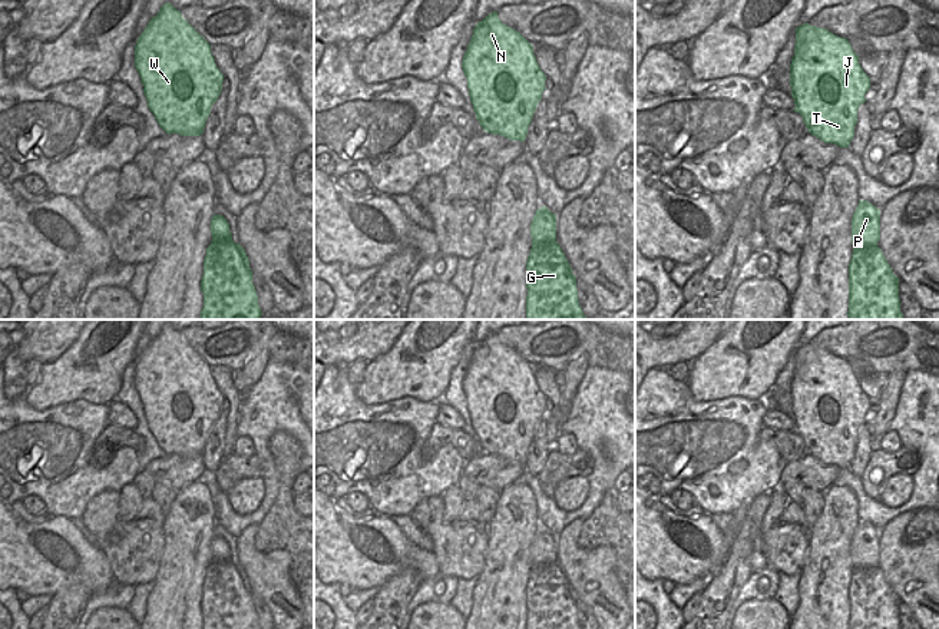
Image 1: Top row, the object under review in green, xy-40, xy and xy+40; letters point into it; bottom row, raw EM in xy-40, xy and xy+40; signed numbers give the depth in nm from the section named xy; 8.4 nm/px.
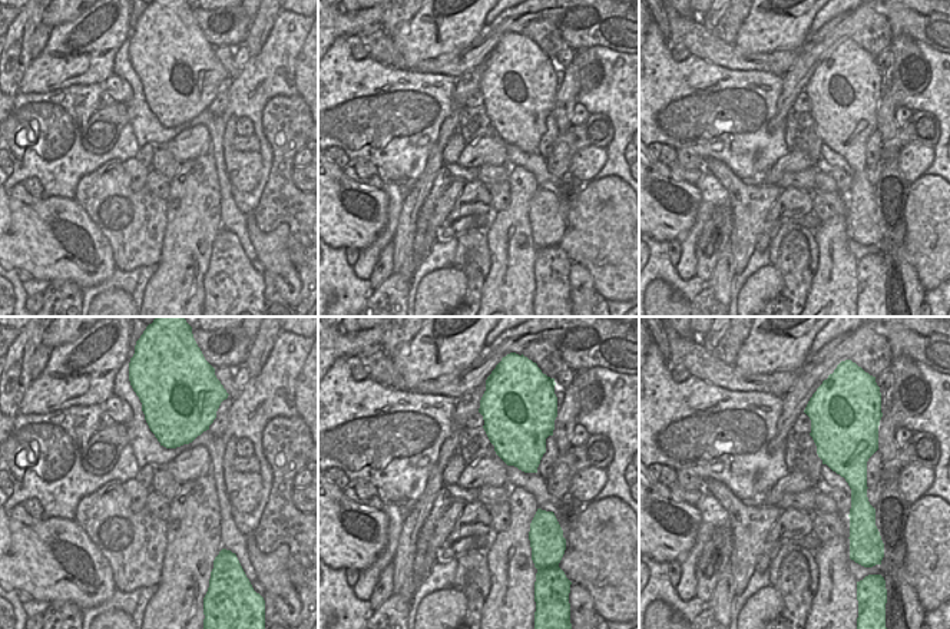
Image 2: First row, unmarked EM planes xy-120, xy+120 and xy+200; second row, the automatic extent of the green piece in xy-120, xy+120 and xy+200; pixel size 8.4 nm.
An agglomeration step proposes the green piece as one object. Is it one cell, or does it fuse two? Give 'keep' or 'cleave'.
cleave

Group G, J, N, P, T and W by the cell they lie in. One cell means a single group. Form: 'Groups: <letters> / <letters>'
Groups: G / J N P T W.

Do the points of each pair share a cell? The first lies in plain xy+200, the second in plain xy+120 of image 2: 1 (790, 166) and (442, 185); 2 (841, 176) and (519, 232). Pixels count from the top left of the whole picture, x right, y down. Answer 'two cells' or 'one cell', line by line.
1: two cells
2: one cell

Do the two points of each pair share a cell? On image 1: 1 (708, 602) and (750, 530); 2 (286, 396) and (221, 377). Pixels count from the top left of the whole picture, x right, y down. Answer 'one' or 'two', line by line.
1: one
2: two

